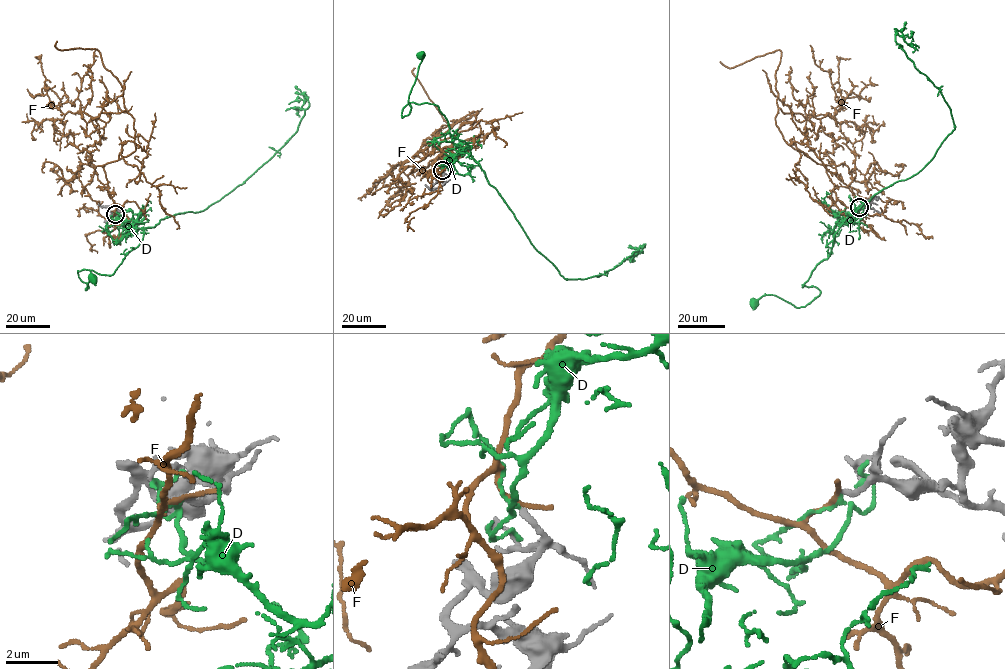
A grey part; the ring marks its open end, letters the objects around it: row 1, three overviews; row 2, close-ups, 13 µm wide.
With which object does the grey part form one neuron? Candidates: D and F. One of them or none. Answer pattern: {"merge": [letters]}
{"merge": []}

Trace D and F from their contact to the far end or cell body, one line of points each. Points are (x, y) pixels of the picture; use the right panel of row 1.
D: (859, 207), (841, 221), (828, 257), (802, 285), (815, 286), (819, 295), (798, 308), (773, 295), (754, 302)
F: (858, 207), (784, 140), (779, 108), (847, 141), (856, 176), (839, 183)

